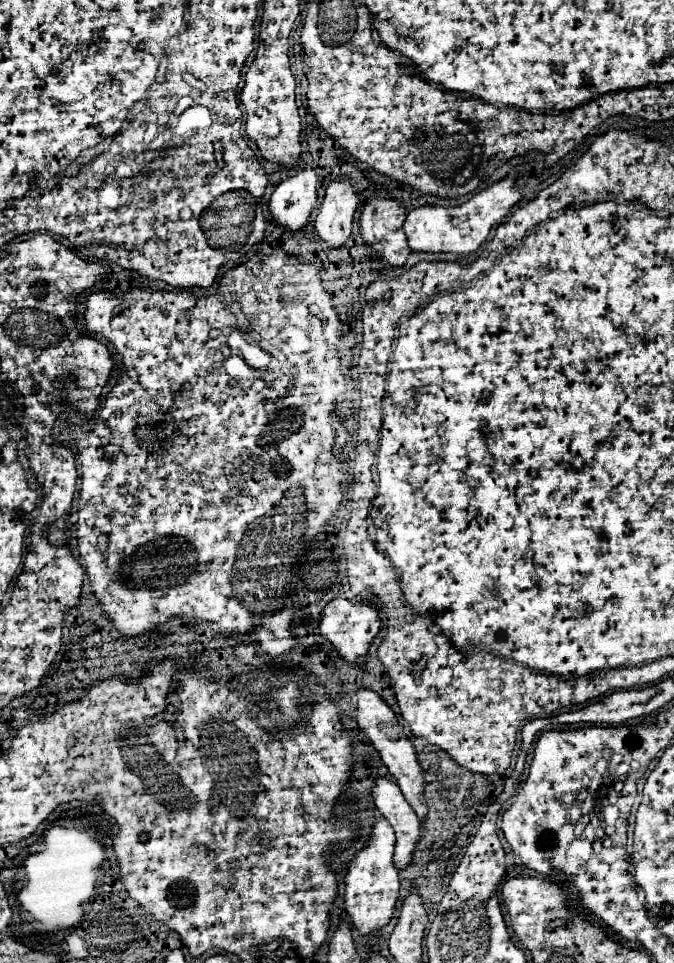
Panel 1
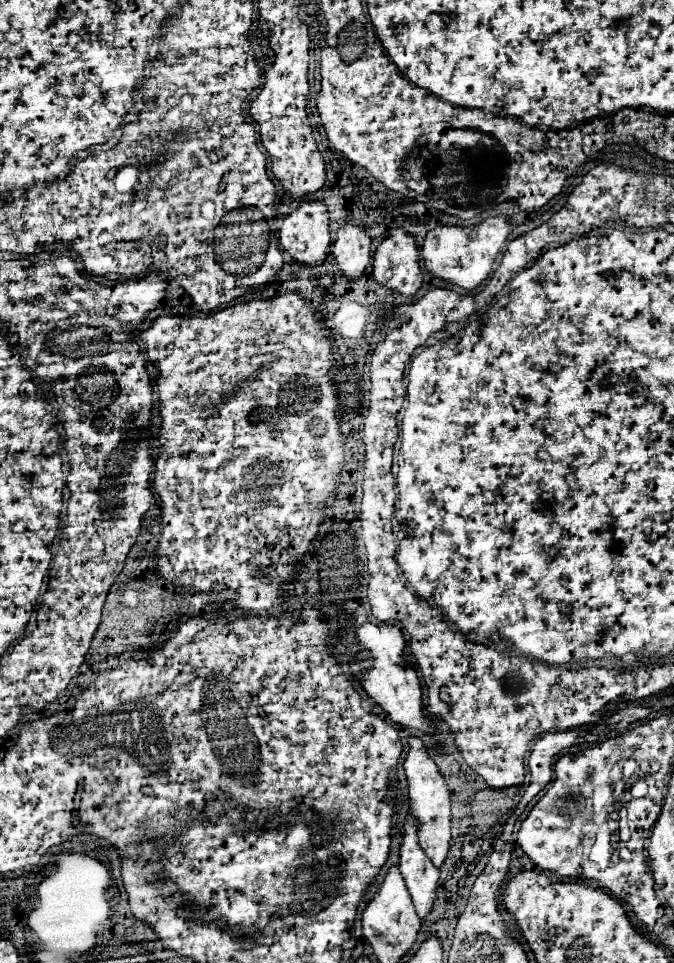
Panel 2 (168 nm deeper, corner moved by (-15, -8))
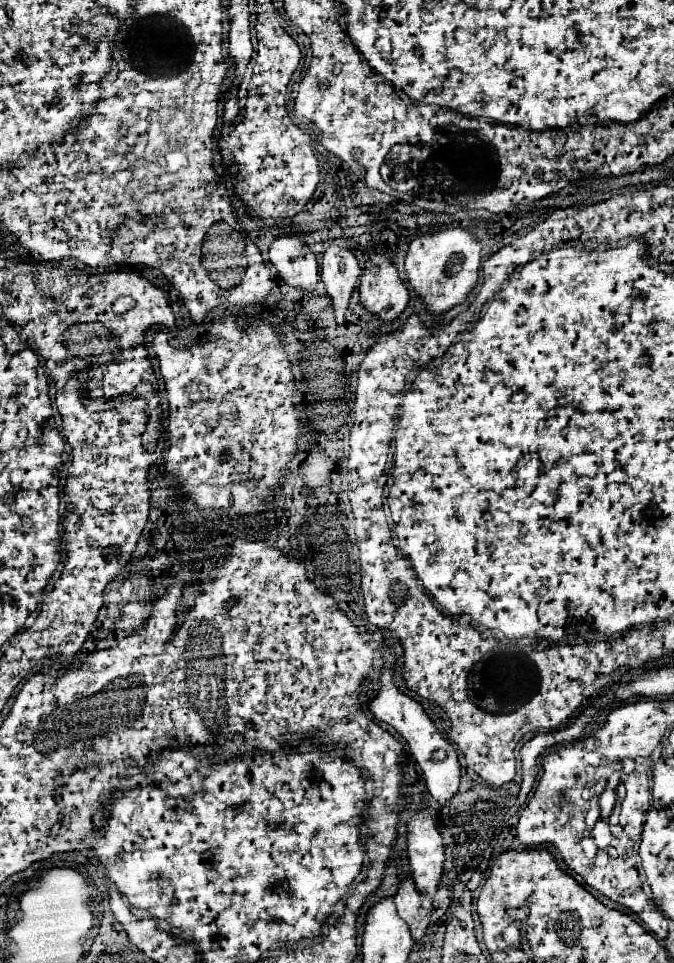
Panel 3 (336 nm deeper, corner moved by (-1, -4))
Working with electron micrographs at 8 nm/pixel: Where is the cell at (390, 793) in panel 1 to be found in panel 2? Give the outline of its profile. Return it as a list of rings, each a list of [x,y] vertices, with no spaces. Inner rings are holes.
[[[412,816],[406,818],[404,826],[404,842],[400,848],[400,874],[412,896],[418,918],[424,920],[436,900],[438,868],[430,864],[428,856],[424,856],[424,850],[418,846],[418,828]]]

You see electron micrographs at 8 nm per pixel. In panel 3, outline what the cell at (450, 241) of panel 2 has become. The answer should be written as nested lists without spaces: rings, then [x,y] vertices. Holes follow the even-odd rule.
[[[440,228],[436,232],[428,232],[416,236],[410,242],[406,254],[406,274],[410,286],[418,296],[424,298],[430,312],[442,314],[448,308],[462,304],[468,292],[478,282],[478,268],[482,260],[482,244],[480,240],[466,228]]]

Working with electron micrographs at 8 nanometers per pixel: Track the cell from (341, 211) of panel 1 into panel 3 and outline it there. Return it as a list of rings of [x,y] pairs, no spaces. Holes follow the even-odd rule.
[[[330,246],[322,256],[322,274],[320,276],[326,284],[326,292],[332,298],[332,304],[334,304],[336,324],[344,322],[344,312],[348,308],[350,294],[356,288],[360,270],[362,268],[354,256],[354,250]]]

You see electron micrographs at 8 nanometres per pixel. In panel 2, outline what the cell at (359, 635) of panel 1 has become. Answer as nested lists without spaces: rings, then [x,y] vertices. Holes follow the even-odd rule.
[[[364,624],[362,628],[358,628],[358,642],[368,652],[370,660],[368,662],[352,660],[350,662],[350,670],[362,682],[364,690],[368,692],[368,696],[396,724],[400,724],[404,728],[416,728],[416,730],[422,730],[424,734],[432,736],[436,732],[436,728],[434,728],[432,720],[424,714],[422,690],[420,690],[420,680],[416,676],[416,670],[412,670],[410,662],[404,658],[406,640],[402,636],[400,626],[396,626],[396,624],[384,624],[384,626]],[[364,666],[370,666],[370,670],[364,670]]]

